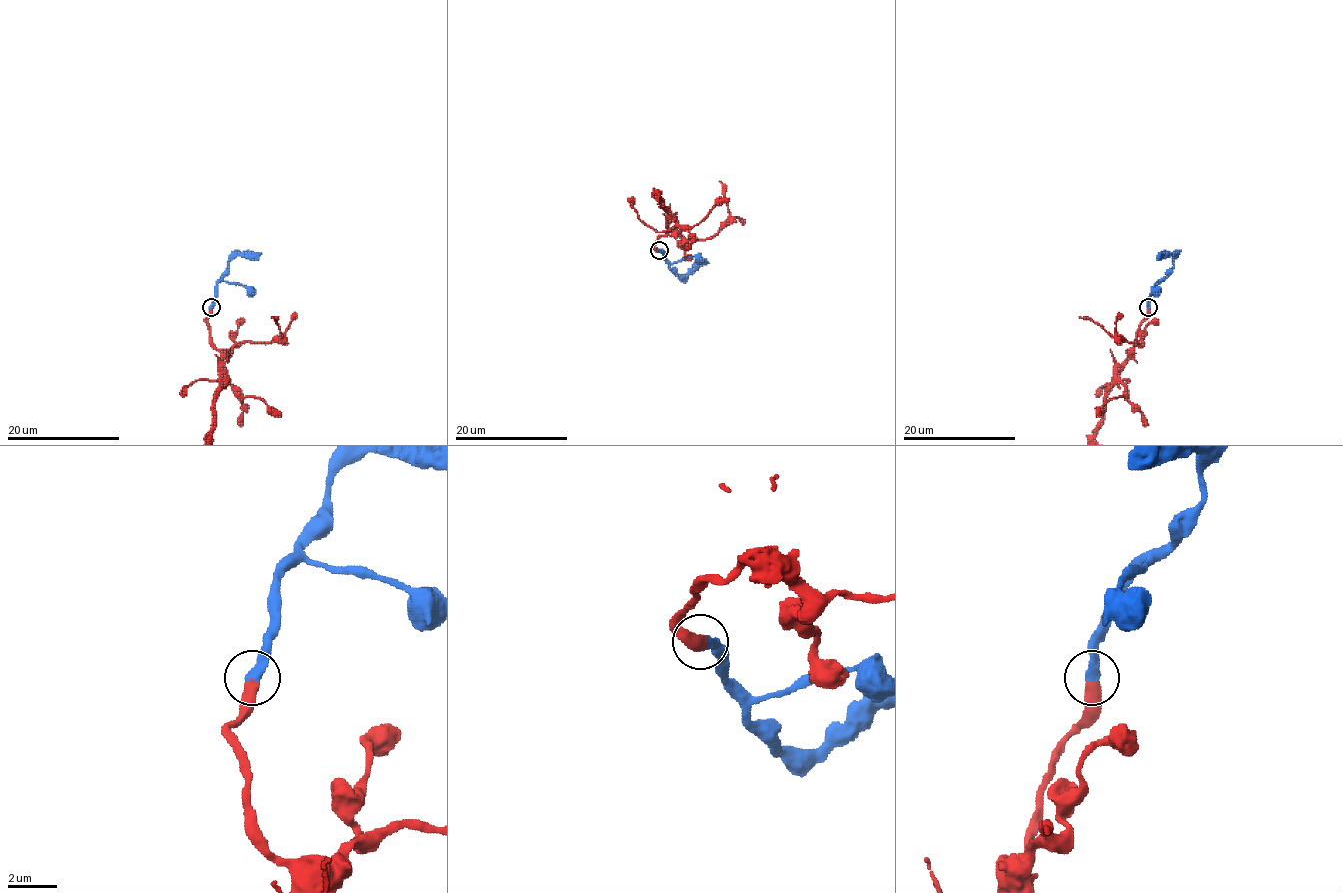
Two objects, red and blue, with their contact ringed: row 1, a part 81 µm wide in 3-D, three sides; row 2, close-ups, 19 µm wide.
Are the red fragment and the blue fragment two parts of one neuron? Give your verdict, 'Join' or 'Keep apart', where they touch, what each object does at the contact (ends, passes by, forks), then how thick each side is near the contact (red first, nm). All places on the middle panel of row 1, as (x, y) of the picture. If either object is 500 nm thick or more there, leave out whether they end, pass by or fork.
Join. Place: (659, 250). Thickness 500 nm (red) against 480 nm

